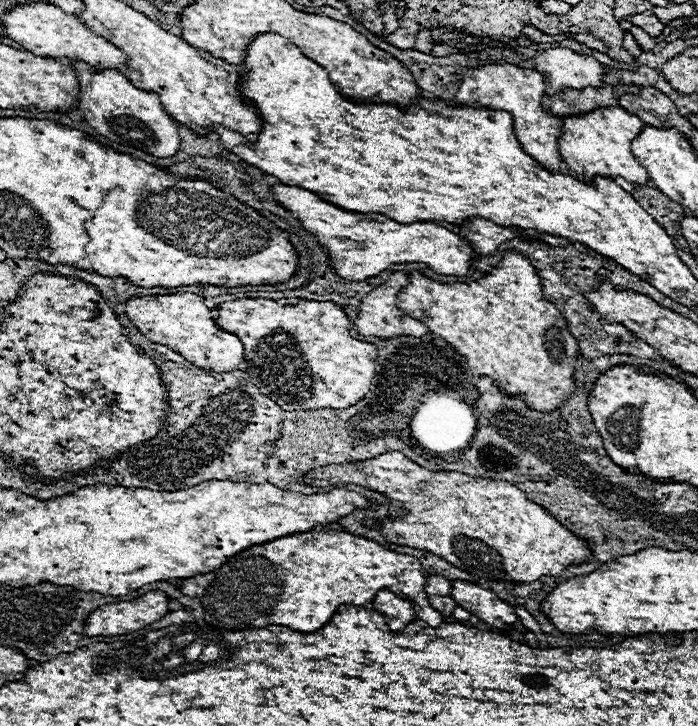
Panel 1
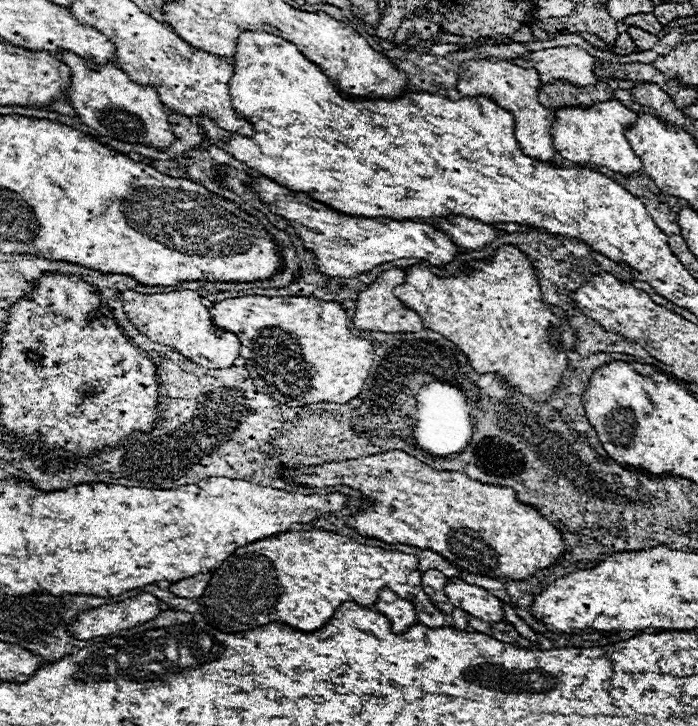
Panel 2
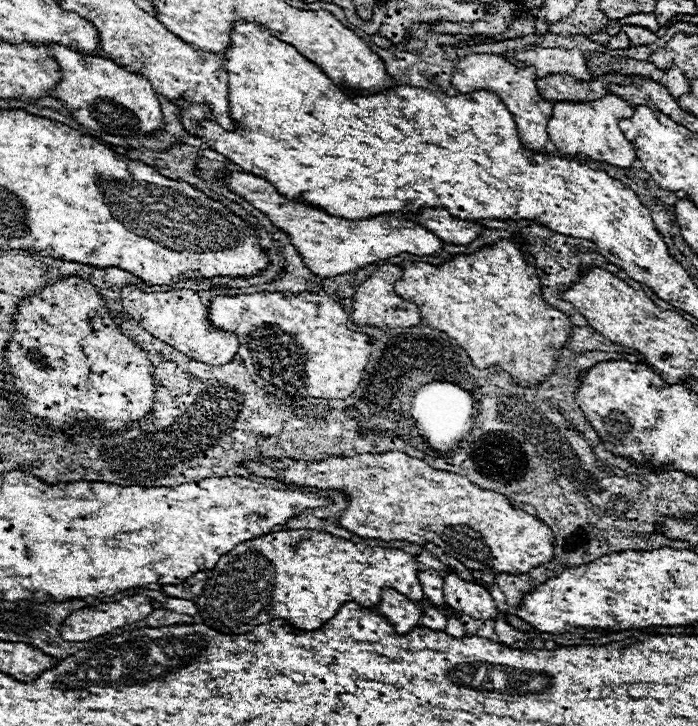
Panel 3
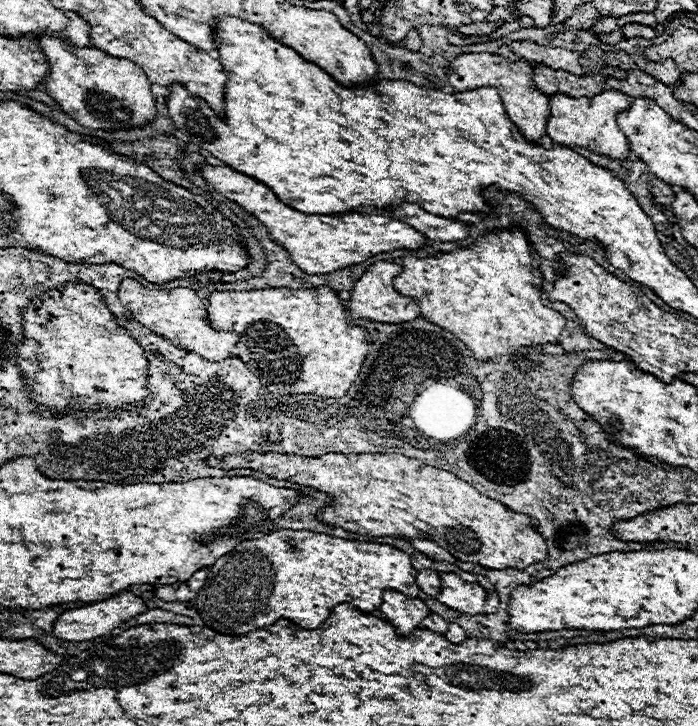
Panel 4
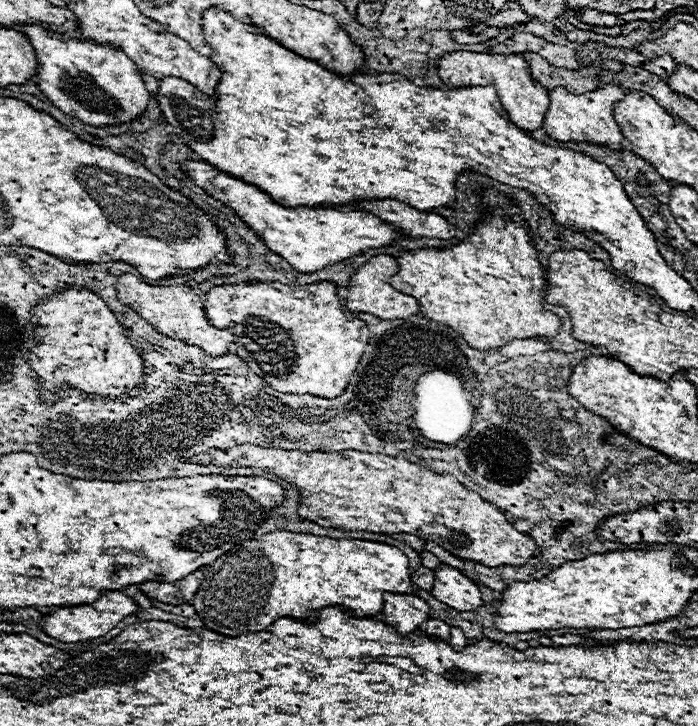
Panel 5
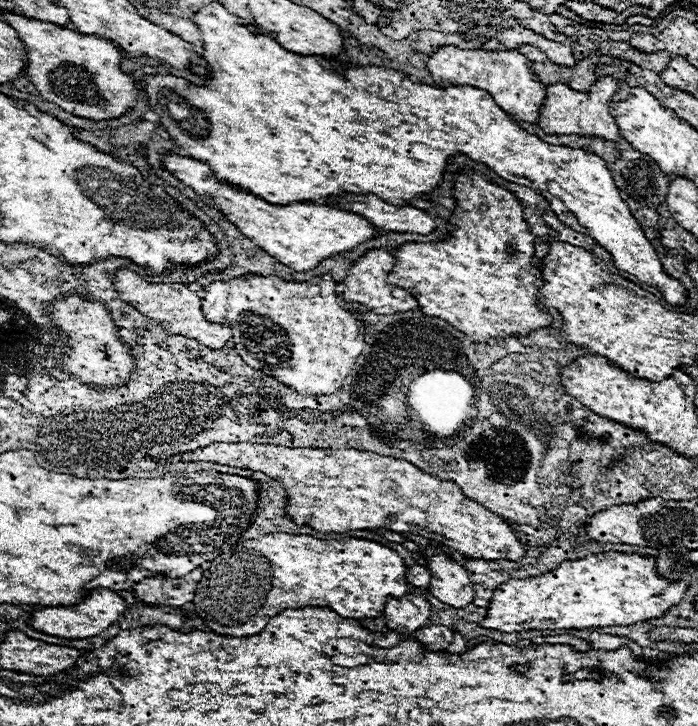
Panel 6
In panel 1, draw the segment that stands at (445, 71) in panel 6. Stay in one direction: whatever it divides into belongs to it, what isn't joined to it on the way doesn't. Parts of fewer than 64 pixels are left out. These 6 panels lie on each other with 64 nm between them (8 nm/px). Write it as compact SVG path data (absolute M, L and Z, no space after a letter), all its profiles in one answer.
M488 64L466 72L456 92L456 102L470 108L492 108L510 112L514 118L514 134L518 136L524 152L534 156L534 160L538 160L548 172L560 172L562 156L558 140L562 136L562 120L544 112L540 102L544 92L546 82L536 70L526 70L514 64Z

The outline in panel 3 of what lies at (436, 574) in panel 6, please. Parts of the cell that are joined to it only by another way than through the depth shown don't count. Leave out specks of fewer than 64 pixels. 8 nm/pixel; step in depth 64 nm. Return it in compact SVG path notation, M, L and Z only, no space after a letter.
M456 574L444 578L444 600L452 608L476 618L476 620L496 620L498 608L490 592L478 584L466 582Z

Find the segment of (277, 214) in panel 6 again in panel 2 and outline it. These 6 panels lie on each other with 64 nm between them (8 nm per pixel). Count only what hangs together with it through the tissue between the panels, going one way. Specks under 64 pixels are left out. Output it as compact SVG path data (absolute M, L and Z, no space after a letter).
M256 178L254 190L258 192L260 200L270 206L272 212L290 220L296 234L304 240L304 246L316 254L316 264L326 276L356 278L398 258L420 258L438 268L444 268L452 264L460 254L460 248L444 232L432 228L428 222L400 222L386 216L346 216L328 208L326 204L312 200L304 192L292 192L268 178Z

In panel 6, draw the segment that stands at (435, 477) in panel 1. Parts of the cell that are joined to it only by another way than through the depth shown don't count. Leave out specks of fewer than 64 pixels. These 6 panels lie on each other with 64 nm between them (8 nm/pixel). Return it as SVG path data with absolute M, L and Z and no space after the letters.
M210 444L200 448L198 452L184 452L178 456L166 456L168 462L216 462L222 466L234 468L248 468L254 472L264 472L266 476L284 484L288 492L288 516L292 522L304 526L312 526L320 532L348 532L348 530L392 530L398 534L414 534L428 540L436 540L442 546L448 546L466 558L482 558L486 562L494 560L518 560L524 558L526 546L516 538L510 524L506 524L498 514L482 508L476 500L464 496L464 492L452 480L438 480L418 466L380 456L376 452L362 452L354 448L342 450L320 450L320 448L286 448L286 446L272 446L272 444Z

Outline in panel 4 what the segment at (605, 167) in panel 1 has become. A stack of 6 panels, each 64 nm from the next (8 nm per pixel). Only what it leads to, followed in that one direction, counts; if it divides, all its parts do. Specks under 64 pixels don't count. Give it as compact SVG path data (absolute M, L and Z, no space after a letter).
M606 90L594 98L570 98L566 94L550 96L550 118L546 124L546 134L552 142L562 146L580 146L594 154L608 156L610 160L628 160L630 158L630 144L622 130L616 124L616 116L630 108L630 98L616 90Z

